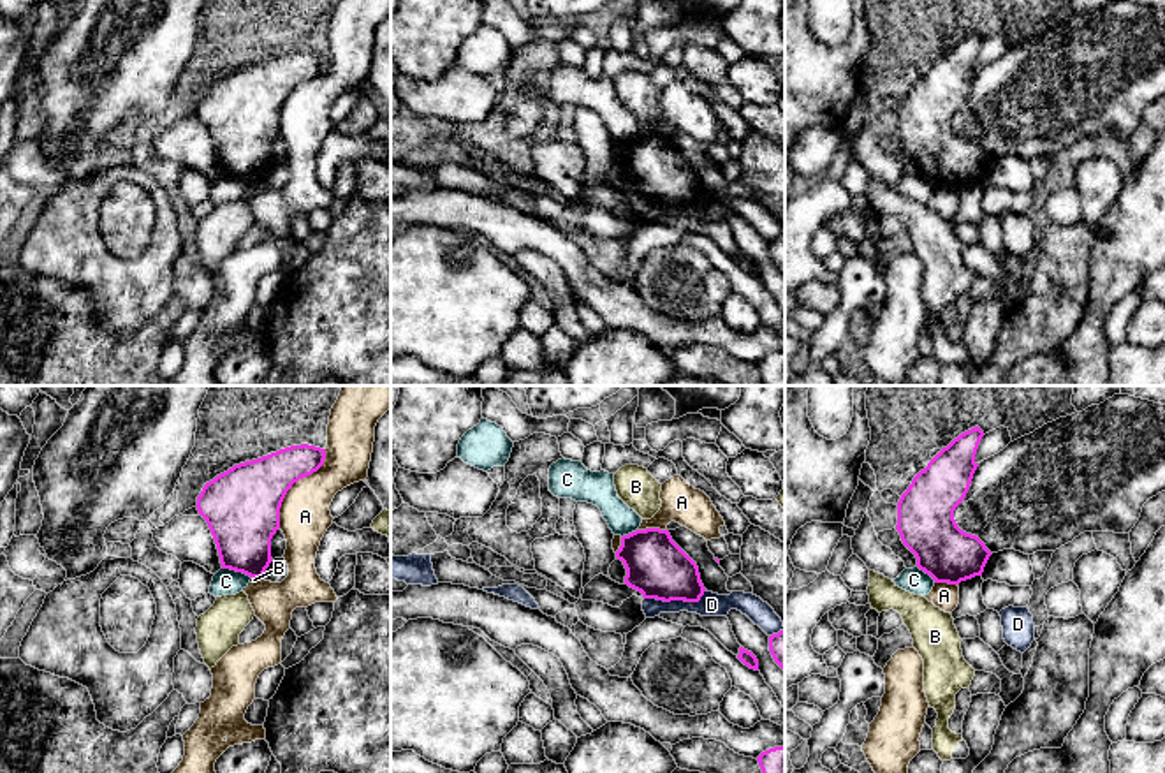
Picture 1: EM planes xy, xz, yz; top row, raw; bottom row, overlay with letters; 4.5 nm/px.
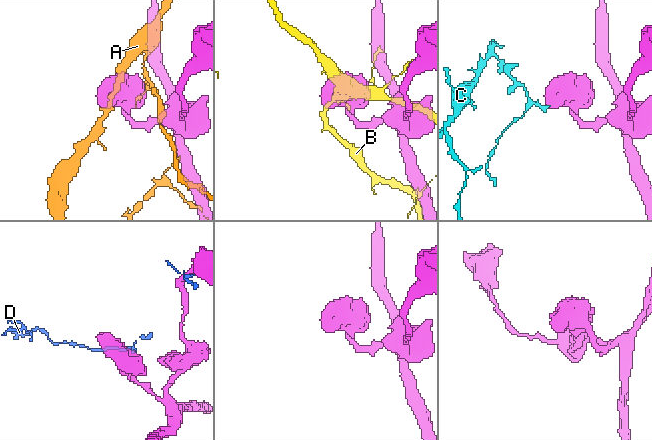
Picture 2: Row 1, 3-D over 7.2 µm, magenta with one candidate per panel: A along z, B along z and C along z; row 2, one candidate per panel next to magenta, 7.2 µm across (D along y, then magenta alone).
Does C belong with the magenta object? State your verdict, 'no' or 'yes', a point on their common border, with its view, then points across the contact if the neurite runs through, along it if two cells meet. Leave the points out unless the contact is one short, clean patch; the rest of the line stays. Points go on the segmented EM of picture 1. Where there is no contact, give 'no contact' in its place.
no | xy (236, 571) | along xy (222, 567), (241, 571), (250, 578)

